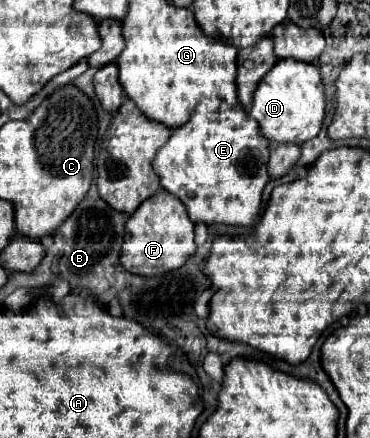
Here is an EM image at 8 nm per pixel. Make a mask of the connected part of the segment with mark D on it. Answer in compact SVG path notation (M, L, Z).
M280 59L258 83L250 117L258 123L266 139L278 143L296 143L314 139L322 129L324 119L324 85L320 69L314 63L302 63L292 59Z

